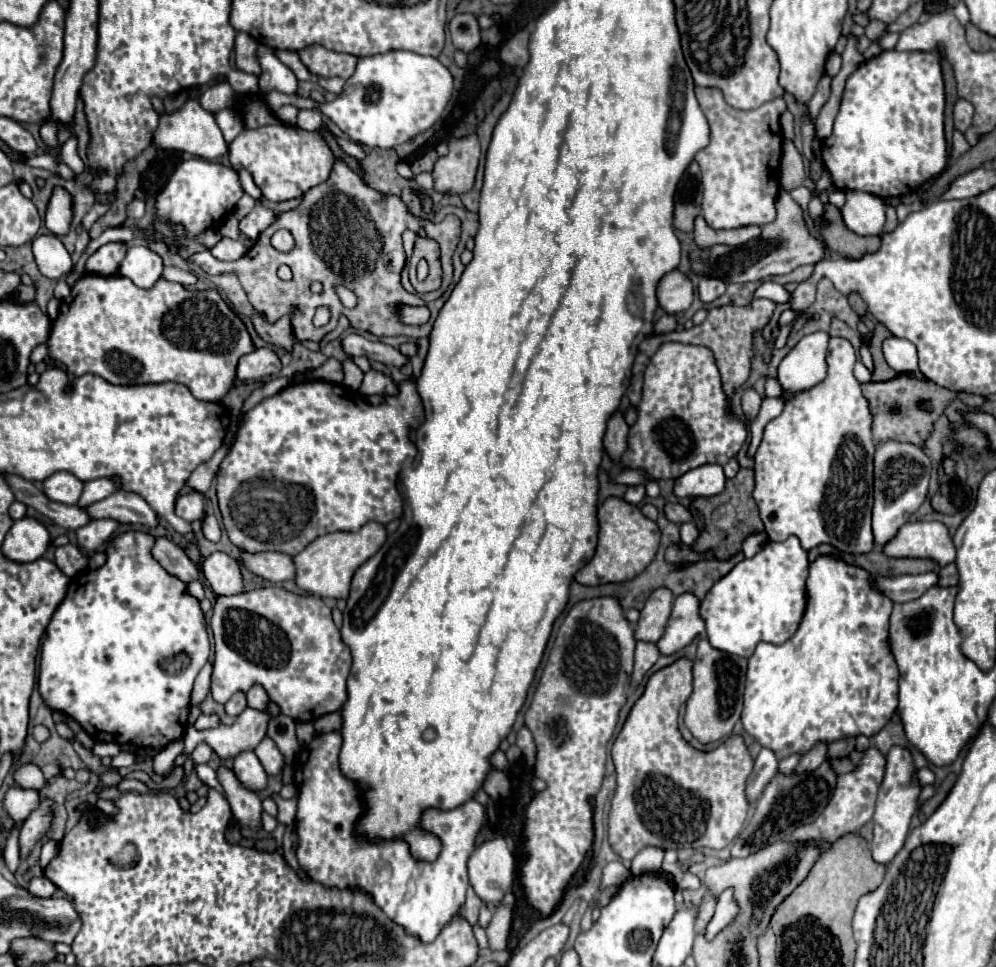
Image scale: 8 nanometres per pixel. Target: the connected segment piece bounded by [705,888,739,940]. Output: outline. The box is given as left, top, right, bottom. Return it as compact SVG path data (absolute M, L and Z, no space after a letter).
M725 888L717 898L715 898L715 914L709 920L707 928L705 928L705 938L713 940L723 928L727 928L735 916L739 914L739 904L735 902L733 896L733 888Z

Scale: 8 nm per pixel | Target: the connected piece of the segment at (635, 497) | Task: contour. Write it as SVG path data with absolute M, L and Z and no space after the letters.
M637 484L637 486L629 486L625 492L625 500L629 504L641 504L645 500L645 486Z

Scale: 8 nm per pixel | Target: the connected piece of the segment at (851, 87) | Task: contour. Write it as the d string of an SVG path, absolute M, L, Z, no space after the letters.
M885 50L879 56L863 62L847 80L845 86L845 94L843 94L843 102L841 102L841 110L835 118L835 126L833 126L833 134L823 140L823 158L825 158L825 166L831 172L833 184L835 188L847 192L847 190L861 190L861 192L869 192L875 194L879 198L891 198L891 196L903 196L909 194L913 190L917 190L923 182L935 178L937 174L941 174L947 166L947 142L945 142L945 132L943 132L943 108L945 108L945 92L943 92L943 75L939 60L931 54L931 52L899 52L899 50Z

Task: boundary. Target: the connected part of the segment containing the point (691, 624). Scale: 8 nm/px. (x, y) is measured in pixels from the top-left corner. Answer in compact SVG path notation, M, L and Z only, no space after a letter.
M693 592L675 598L673 612L663 638L657 642L661 654L671 654L685 648L697 634L703 634L703 616L699 616L701 600Z

